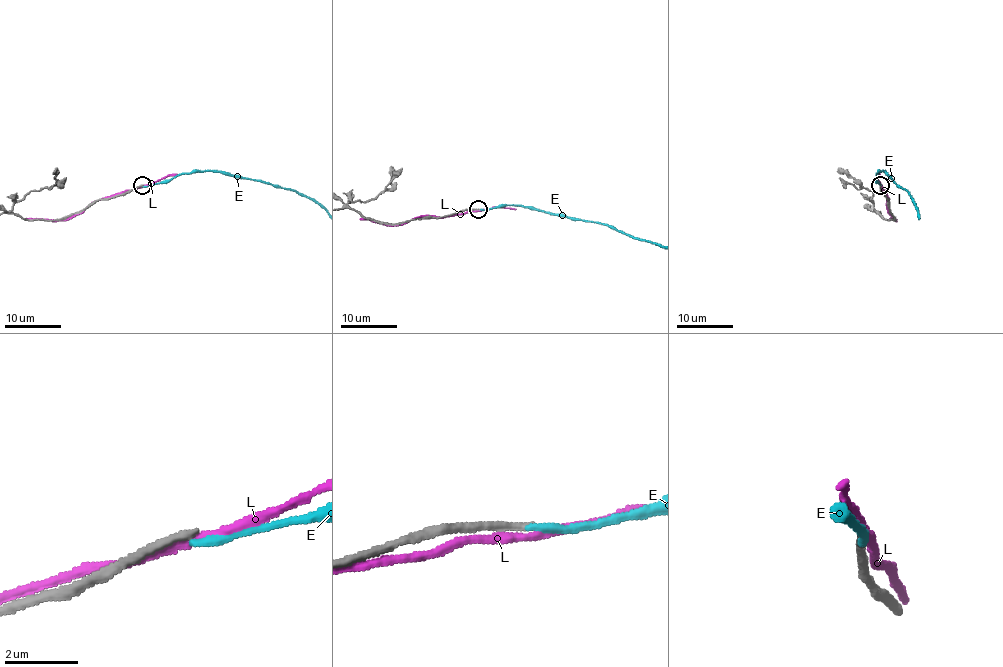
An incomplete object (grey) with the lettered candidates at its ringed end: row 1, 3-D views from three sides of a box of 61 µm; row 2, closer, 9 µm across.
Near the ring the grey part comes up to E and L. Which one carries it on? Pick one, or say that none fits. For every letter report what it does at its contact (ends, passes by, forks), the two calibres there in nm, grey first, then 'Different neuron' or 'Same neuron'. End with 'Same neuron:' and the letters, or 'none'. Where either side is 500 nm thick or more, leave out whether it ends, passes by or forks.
E: It ends there. Thickness 220 nm (grey) against 200 nm. Different neuron
L: It passes by. Thickness 320 nm (grey) against 220 nm. Different neuron
Same neuron: none

